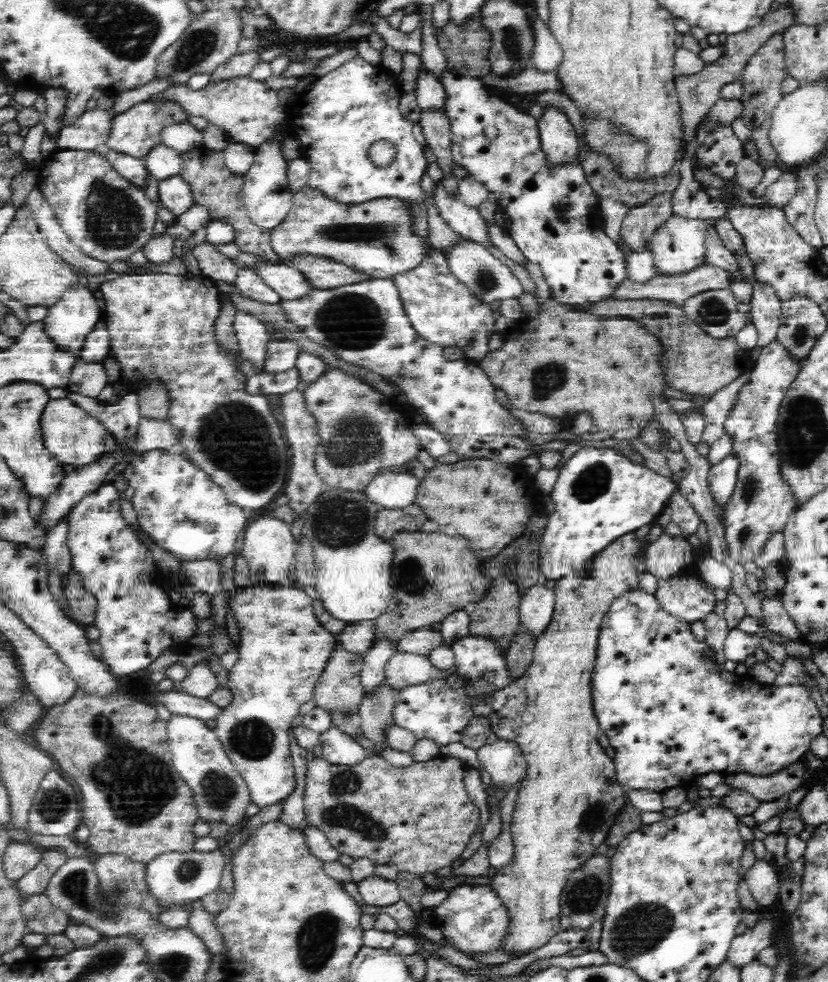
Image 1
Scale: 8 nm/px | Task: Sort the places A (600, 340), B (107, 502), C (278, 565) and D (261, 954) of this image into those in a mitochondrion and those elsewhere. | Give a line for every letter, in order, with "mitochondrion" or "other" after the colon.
A: other
B: other
C: other
D: other

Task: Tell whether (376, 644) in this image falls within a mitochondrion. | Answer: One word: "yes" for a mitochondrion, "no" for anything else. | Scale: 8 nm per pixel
no

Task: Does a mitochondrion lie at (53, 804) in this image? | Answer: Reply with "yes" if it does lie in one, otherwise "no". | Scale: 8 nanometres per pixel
yes

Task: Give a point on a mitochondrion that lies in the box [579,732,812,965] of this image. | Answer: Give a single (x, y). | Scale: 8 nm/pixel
(643, 926)

